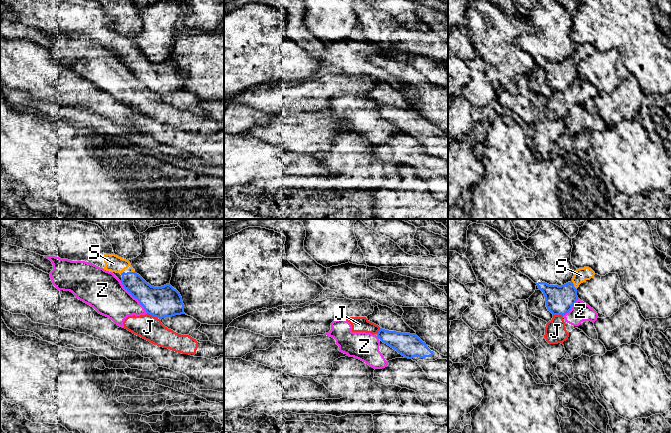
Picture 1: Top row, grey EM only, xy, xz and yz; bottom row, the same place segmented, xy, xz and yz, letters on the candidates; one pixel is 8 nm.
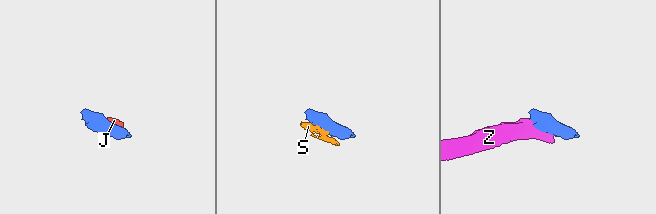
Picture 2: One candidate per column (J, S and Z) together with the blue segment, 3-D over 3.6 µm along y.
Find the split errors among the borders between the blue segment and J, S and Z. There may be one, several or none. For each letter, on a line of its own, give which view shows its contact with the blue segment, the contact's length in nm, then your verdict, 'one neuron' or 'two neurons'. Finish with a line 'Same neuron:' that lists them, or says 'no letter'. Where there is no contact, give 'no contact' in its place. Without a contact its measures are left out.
J: meets blue in xy; contact 100 nm long; two neurons
S: meets blue in yz; contact 80 nm long; one neuron
Z: meets blue in xy; contact 340 nm long; two neurons
Same neuron: S

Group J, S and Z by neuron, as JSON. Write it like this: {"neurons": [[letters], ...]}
{"neurons": [["J", "Z"], ["S"]]}

